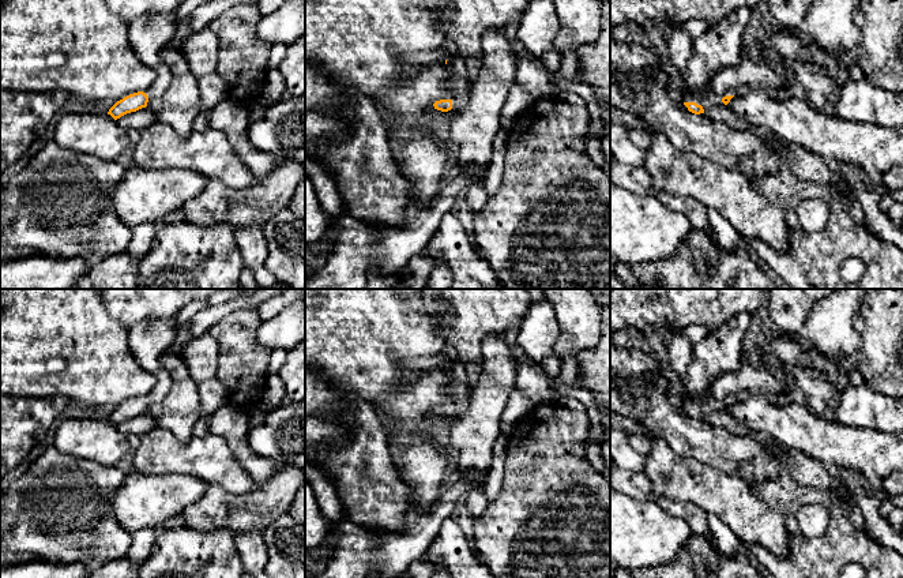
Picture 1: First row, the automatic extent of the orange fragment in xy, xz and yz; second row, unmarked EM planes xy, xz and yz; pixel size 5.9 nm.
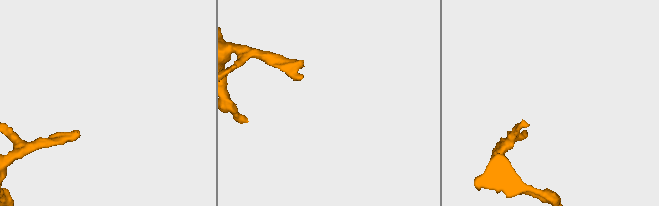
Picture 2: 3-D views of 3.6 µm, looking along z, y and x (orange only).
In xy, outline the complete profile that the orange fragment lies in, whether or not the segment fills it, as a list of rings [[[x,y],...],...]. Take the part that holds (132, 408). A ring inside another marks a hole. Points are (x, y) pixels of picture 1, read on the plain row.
[[[146,319],[129,326],[128,345],[142,368],[157,378],[157,386],[146,397],[138,397],[117,406],[108,417],[114,425],[147,412],[150,404],[162,401],[170,389],[170,382],[161,365],[161,357],[176,339],[177,320]]]

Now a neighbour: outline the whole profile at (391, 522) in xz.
[[[305,371],[305,417],[309,416],[342,423],[349,429],[351,440],[343,446],[305,447],[305,461],[334,480],[346,518],[366,528],[403,532],[411,493],[394,465],[390,431],[375,406],[353,395],[339,395],[317,372]]]

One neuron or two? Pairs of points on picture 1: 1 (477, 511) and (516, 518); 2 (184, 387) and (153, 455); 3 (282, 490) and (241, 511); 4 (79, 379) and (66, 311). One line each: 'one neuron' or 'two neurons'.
1: two neurons
2: two neurons
3: one neuron
4: one neuron

